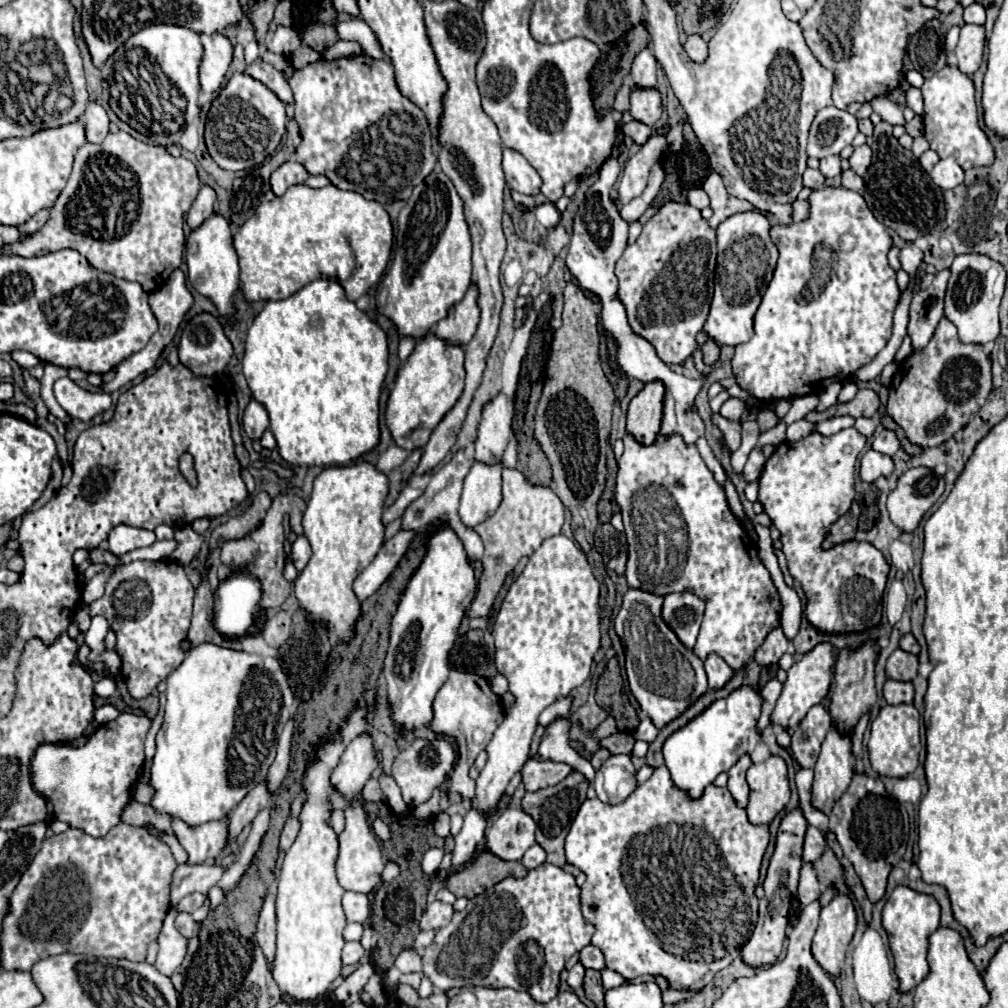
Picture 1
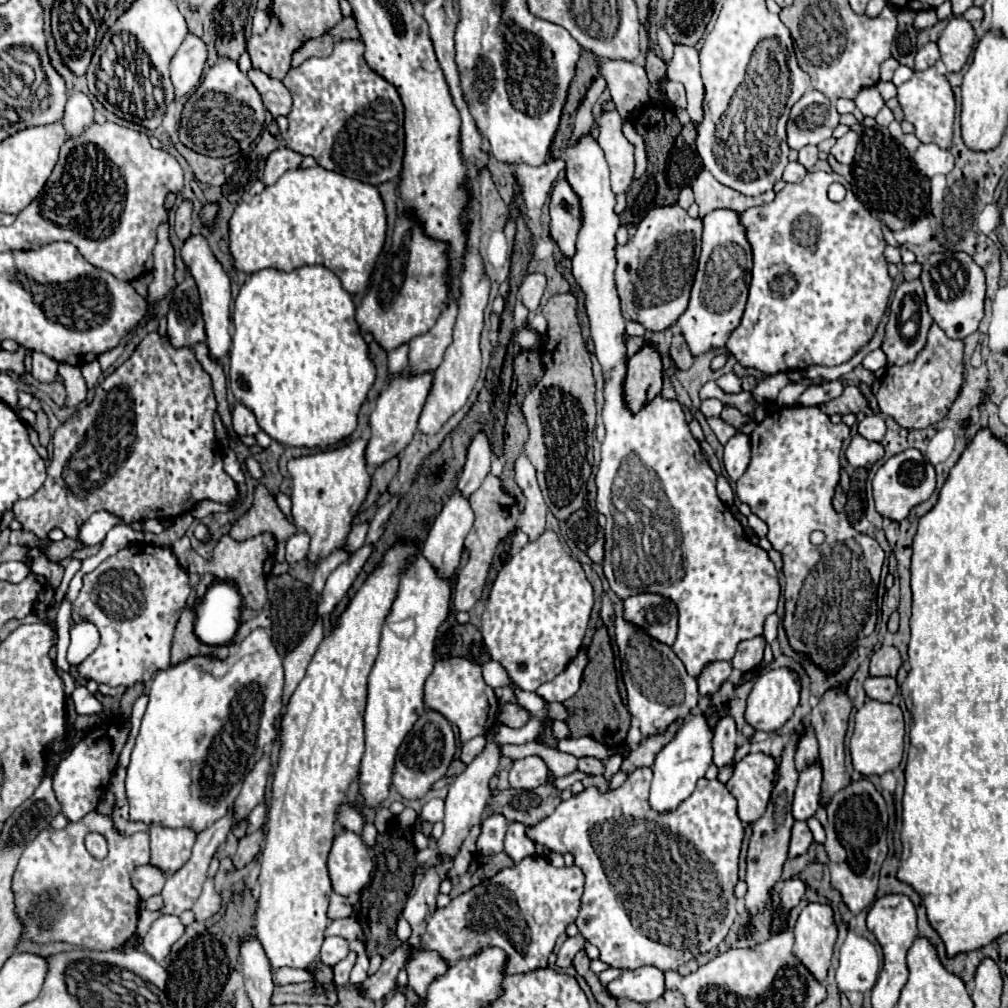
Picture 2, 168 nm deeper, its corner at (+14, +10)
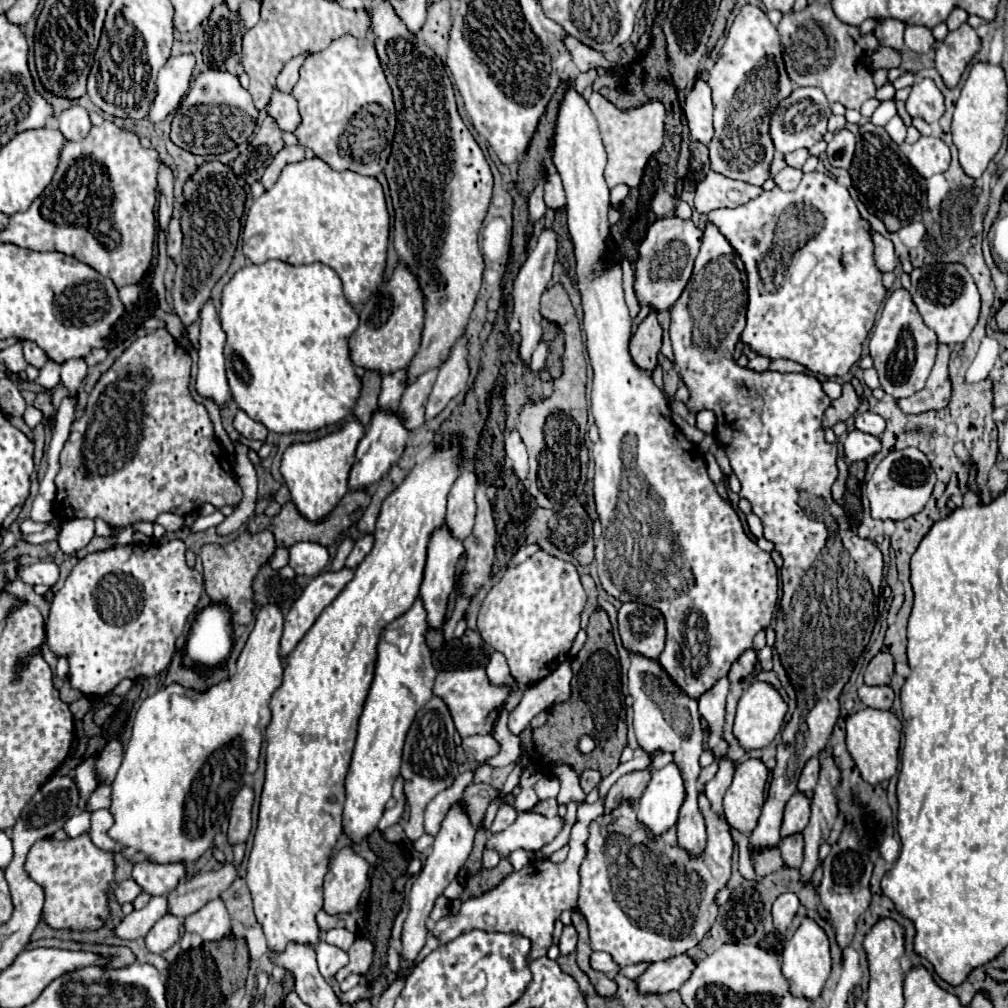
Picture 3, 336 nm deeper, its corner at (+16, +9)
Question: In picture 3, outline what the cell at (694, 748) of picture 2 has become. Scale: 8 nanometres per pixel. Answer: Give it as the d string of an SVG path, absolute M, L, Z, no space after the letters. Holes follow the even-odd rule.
M676 763L652 771L652 779L638 801L638 819L656 835L664 833L676 823L680 807L686 799L682 771Z

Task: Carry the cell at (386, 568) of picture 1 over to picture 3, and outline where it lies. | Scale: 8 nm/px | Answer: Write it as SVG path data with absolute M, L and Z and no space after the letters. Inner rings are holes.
M354 569L340 571L324 571L310 581L310 585L302 591L300 599L292 605L284 621L284 635L280 641L280 655L286 657L294 651L298 641L306 635L306 631L316 623L320 613L340 595L346 583L352 579Z

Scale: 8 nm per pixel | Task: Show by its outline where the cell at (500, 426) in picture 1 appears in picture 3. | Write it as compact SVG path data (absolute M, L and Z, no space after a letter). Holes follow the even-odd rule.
M468 469L458 475L454 481L450 493L448 493L448 511L446 521L458 539L464 539L470 529L474 527L474 515L476 515L476 503L474 503L474 491L478 485L478 475L474 469Z

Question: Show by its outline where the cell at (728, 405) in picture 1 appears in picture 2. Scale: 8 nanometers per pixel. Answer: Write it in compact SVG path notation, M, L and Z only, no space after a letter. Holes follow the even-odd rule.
M704 400L702 402L702 406L700 406L700 412L706 416L706 418L716 418L716 416L720 416L720 412L722 412L722 402L720 400Z

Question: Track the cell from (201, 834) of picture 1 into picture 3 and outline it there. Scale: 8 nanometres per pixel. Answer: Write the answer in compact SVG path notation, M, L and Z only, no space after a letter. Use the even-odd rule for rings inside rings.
M144 859L144 863L134 863L134 871L132 871L132 879L136 883L140 883L140 887L150 893L150 895L164 895L168 891L172 891L172 887L176 887L180 883L180 879L186 873L186 865L184 863L154 863Z

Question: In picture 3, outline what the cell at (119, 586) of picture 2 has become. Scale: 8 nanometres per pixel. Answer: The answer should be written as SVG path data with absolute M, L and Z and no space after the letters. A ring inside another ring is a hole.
M180 539L162 545L130 543L118 549L90 553L70 571L64 587L52 599L46 633L50 649L58 657L68 655L70 683L74 689L82 691L86 697L106 695L122 679L150 679L166 671L176 651L176 639L204 589L202 575L186 565L184 553L186 545Z

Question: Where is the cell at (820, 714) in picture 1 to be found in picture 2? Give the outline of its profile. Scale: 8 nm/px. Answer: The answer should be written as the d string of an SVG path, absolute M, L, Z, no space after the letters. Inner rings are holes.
M804 722L804 734L798 742L798 748L796 748L796 770L802 772L806 766L810 766L810 762L816 762L818 760L818 742L814 738L814 728Z

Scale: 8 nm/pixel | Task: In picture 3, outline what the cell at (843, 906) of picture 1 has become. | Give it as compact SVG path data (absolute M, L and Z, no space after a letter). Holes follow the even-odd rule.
M804 917L800 927L786 941L782 951L782 971L784 971L784 977L792 981L792 993L806 999L816 999L830 975L830 967L832 967L832 959L830 959L828 935L812 917Z

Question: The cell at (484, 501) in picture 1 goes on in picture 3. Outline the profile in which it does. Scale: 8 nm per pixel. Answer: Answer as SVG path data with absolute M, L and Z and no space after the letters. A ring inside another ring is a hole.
M442 523L430 537L428 543L428 557L426 557L426 569L424 569L424 581L420 587L420 597L424 601L424 607L428 611L428 623L430 627L442 627L444 623L444 613L446 613L446 605L448 605L448 595L454 591L454 583L456 583L456 563L460 559L460 555L464 554L464 545L458 537L452 535L448 523Z

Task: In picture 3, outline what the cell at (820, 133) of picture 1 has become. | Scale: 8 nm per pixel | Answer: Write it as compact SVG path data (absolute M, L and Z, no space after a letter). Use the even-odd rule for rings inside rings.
M796 87L794 93L788 99L784 99L776 107L776 111L772 113L770 135L772 135L776 151L786 155L786 153L792 153L800 147L810 149L828 131L826 127L828 127L830 115L832 115L832 111L830 111L830 105L826 101L826 95L818 87Z

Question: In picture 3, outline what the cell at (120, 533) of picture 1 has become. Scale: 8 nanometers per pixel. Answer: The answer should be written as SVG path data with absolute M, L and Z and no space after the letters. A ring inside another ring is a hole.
M72 519L62 525L58 545L64 553L72 555L78 549L86 547L94 537L94 519Z

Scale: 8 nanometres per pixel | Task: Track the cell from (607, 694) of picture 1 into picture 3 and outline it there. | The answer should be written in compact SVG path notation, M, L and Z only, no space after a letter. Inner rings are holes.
M598 609L586 627L588 639L580 653L572 659L574 679L572 679L572 699L558 703L548 711L548 723L534 729L534 747L544 755L544 763L568 763L578 773L584 769L598 769L602 777L608 777L620 763L622 749L626 747L626 709L622 703L620 687L620 665L618 651L612 639L612 627L608 623L606 611ZM580 735L590 735L596 741L596 749L584 757L580 755L576 743Z

